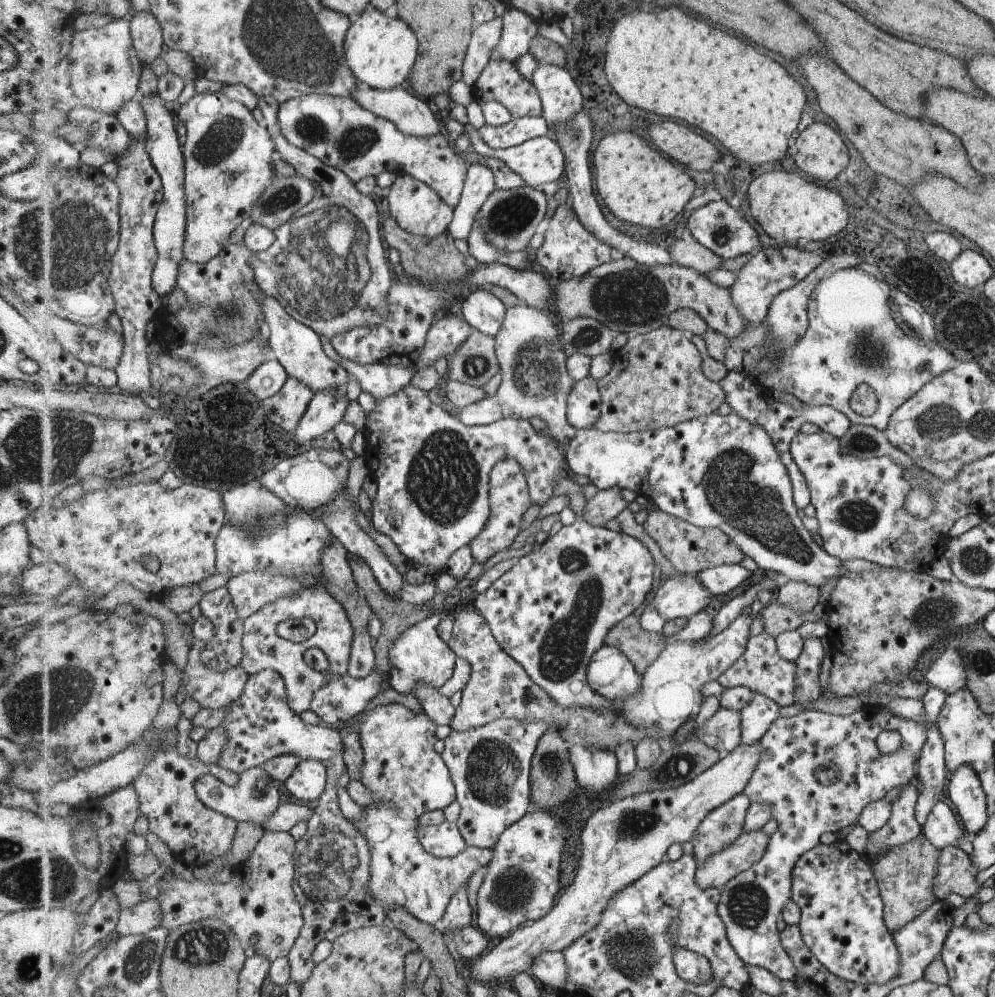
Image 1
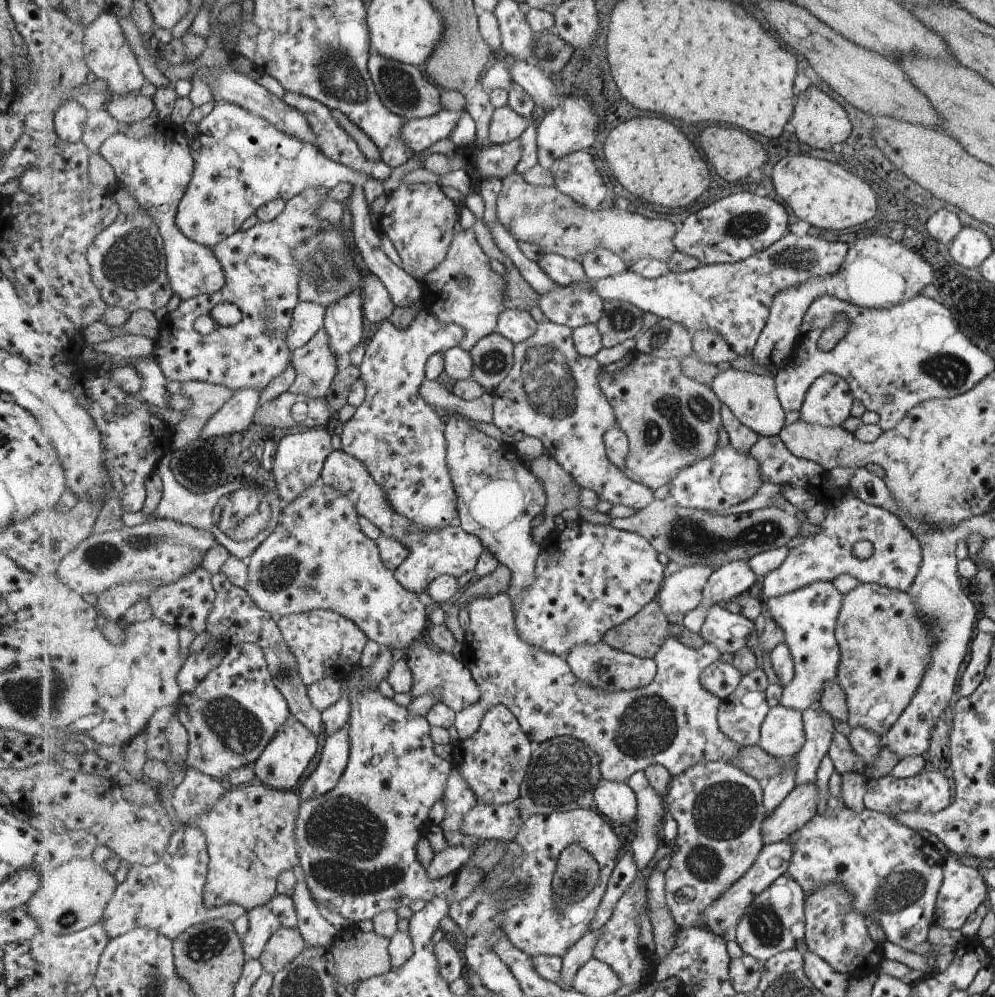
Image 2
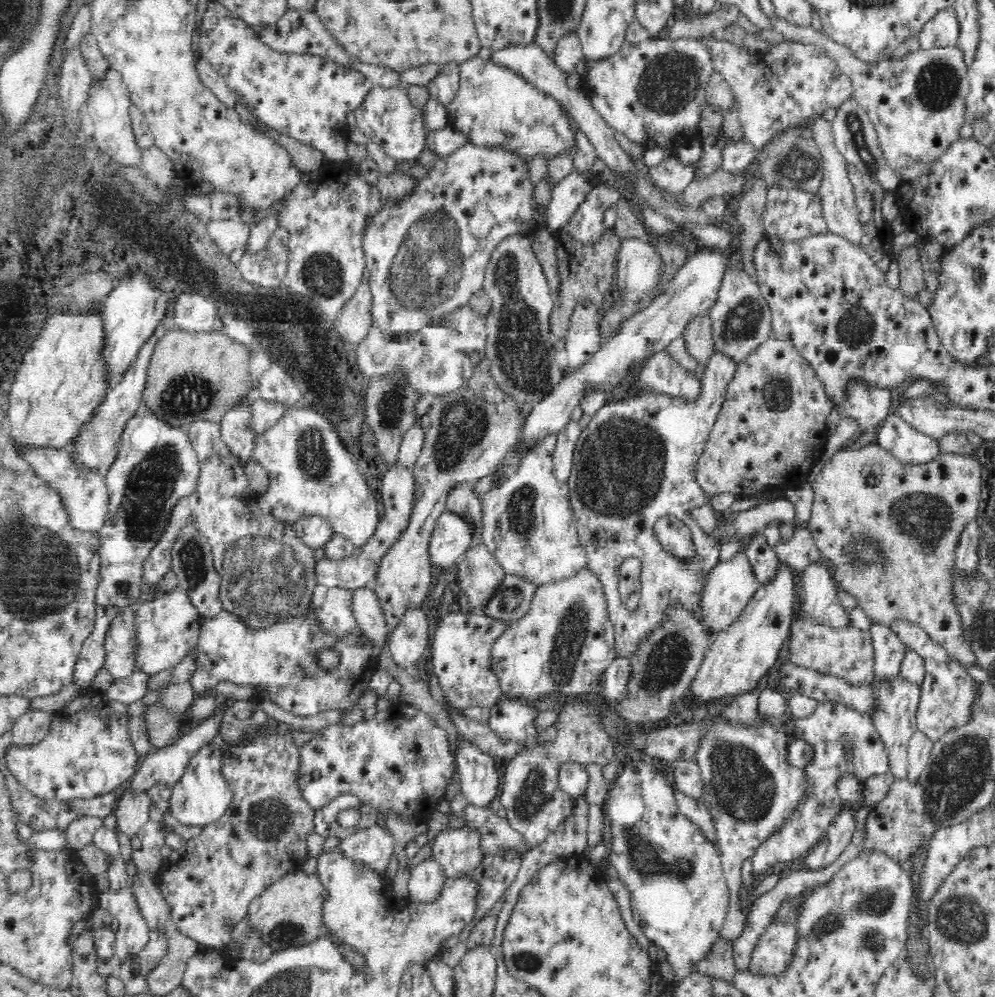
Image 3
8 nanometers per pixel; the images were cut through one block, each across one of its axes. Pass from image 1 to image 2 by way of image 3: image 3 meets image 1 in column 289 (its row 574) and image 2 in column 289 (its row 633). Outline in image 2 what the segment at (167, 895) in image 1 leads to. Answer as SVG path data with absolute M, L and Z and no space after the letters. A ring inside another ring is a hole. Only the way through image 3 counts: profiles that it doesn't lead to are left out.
M281 925L260 956L264 972L275 976L283 968L287 968L305 949L305 940L299 928Z

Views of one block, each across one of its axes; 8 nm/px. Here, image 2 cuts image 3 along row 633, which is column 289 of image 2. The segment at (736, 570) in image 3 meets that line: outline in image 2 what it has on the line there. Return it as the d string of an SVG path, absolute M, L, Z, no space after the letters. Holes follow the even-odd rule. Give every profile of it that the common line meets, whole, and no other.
M243 643L227 647L225 658L215 666L191 692L184 693L178 703L181 722L189 732L187 769L195 768L203 774L224 781L225 776L245 765L254 765L256 760L277 732L285 726L292 712L285 695L277 688L273 673L269 670L264 648L257 643Z

